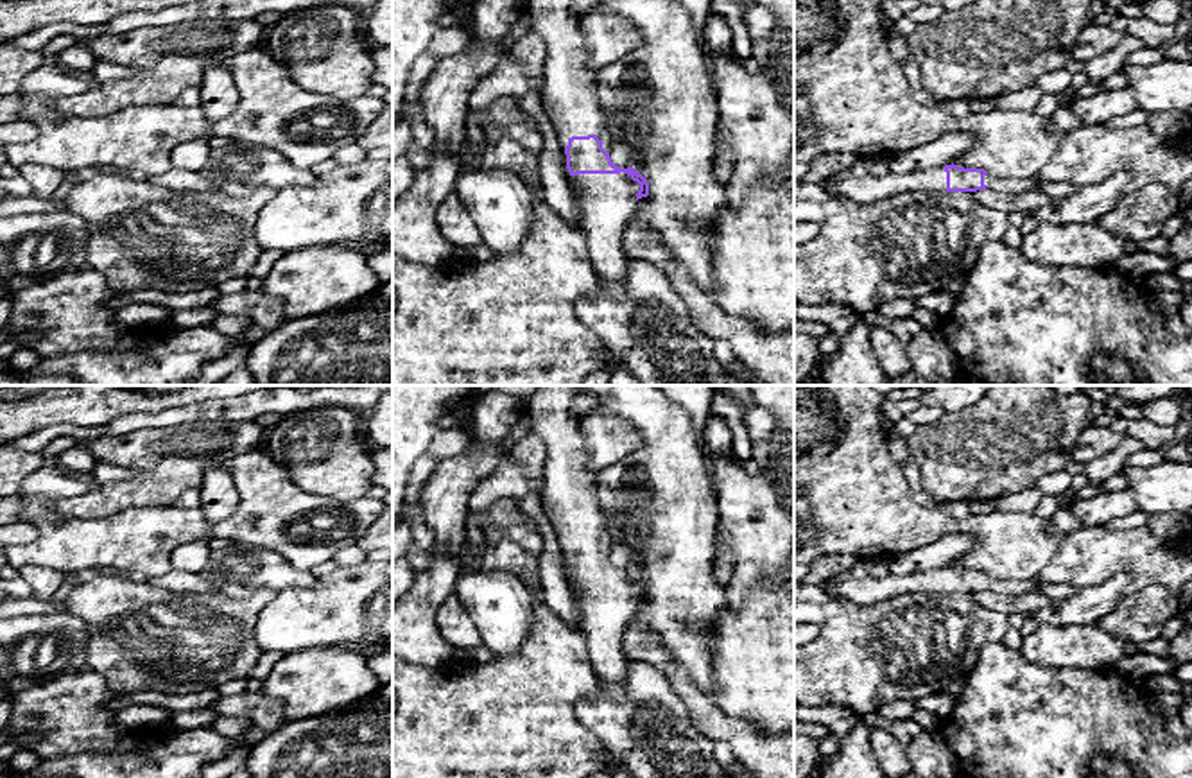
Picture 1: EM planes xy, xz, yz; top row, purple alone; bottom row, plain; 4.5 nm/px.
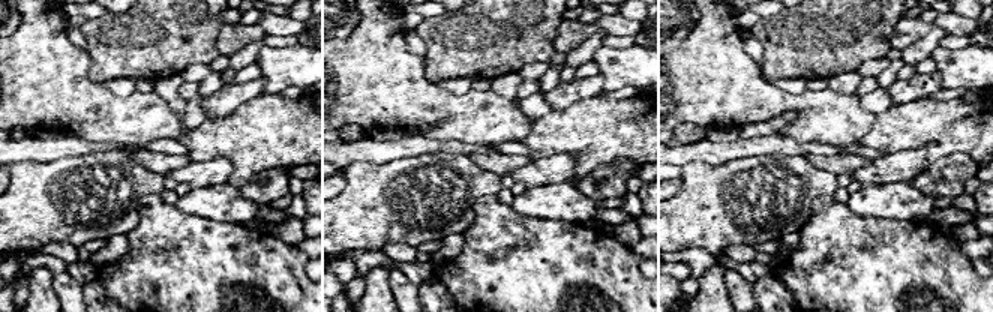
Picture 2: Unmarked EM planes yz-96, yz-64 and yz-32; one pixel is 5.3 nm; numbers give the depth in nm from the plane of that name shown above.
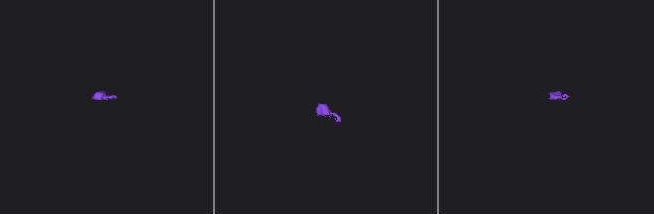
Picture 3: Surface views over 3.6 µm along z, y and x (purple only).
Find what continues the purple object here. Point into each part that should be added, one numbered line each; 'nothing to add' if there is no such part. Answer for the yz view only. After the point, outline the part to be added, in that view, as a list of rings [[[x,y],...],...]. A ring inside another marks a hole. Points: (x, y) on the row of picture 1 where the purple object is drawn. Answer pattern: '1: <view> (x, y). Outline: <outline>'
1: yz (931, 183). Outline: [[[943,167],[918,172],[885,172],[884,176],[848,176],[837,181],[808,183],[794,179],[796,201],[830,201],[844,197],[855,203],[873,203],[896,194],[920,194],[934,201],[946,192],[946,172]]]
2: yz (997, 183). Outline: [[[993,174],[984,176],[986,188],[995,192],[1038,190],[1041,183],[1045,183],[1045,179],[1041,179],[1040,176],[1022,177],[1022,179],[1011,179],[1011,177],[993,176]]]

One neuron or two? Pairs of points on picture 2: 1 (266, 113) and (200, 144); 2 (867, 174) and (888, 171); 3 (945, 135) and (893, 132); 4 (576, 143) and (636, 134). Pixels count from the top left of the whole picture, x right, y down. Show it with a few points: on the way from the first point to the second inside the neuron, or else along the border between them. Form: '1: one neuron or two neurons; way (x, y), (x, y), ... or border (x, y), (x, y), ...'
1: one neuron; way (249, 129), (242, 137), (216, 137)
2: one neuron; way (872, 174), (884, 171)
3: one neuron; way (932, 132), (906, 132)
4: one neuron; way (591, 134), (621, 134)

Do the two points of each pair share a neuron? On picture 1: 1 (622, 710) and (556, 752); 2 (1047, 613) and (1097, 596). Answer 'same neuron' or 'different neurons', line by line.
1: different neurons
2: same neuron

